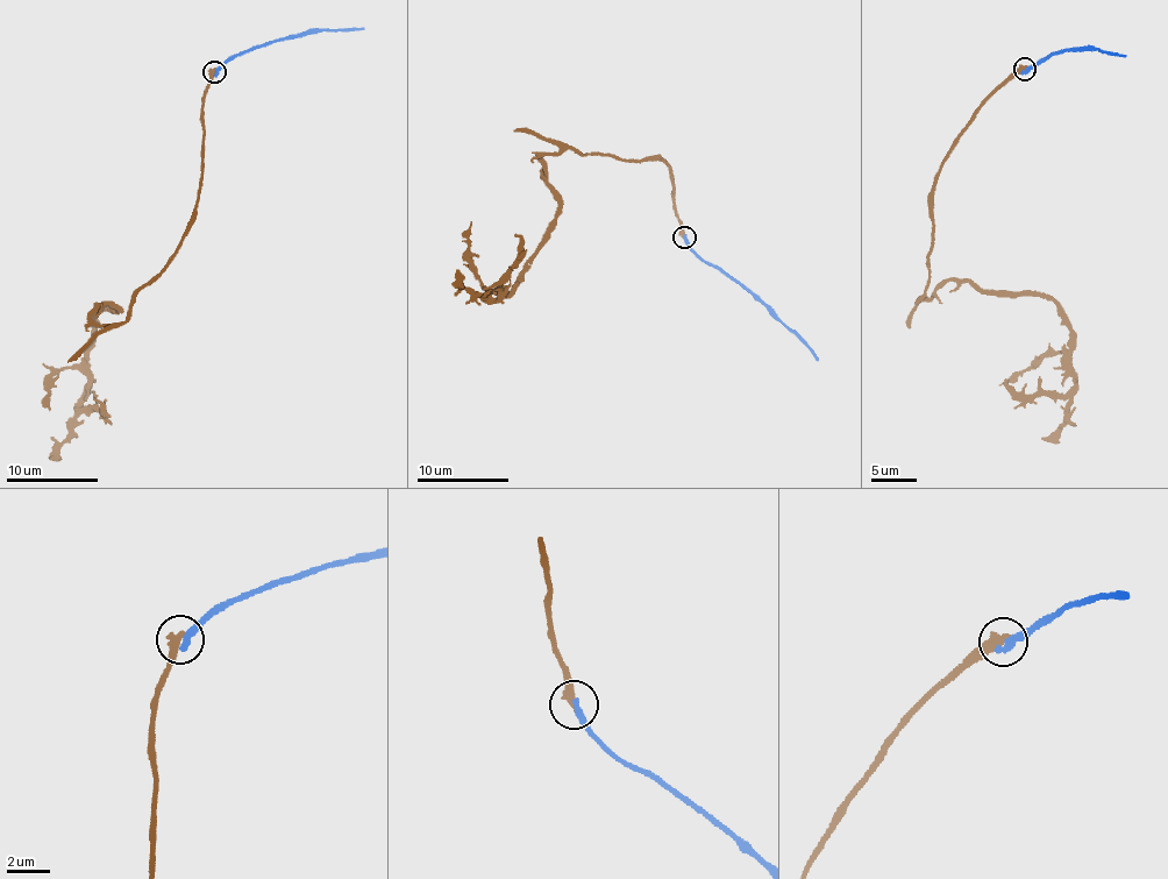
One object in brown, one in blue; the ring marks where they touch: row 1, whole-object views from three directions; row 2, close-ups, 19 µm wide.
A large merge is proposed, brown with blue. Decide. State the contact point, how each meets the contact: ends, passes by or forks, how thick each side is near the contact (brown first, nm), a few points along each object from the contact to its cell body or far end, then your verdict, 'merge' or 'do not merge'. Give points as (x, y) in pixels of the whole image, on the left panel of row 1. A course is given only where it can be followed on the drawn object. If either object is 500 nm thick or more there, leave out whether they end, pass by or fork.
at (214, 71); brown ends there; blue ends there; 440 nm thick on the brown side, 320 nm on the other; brown runs (213, 72), (193, 225), (123, 321), (92, 317), (119, 306), (95, 317), (80, 409), (102, 411), (93, 399); blue runs (215, 72), (239, 54), (276, 40), (323, 29), (363, 28); do not merge

